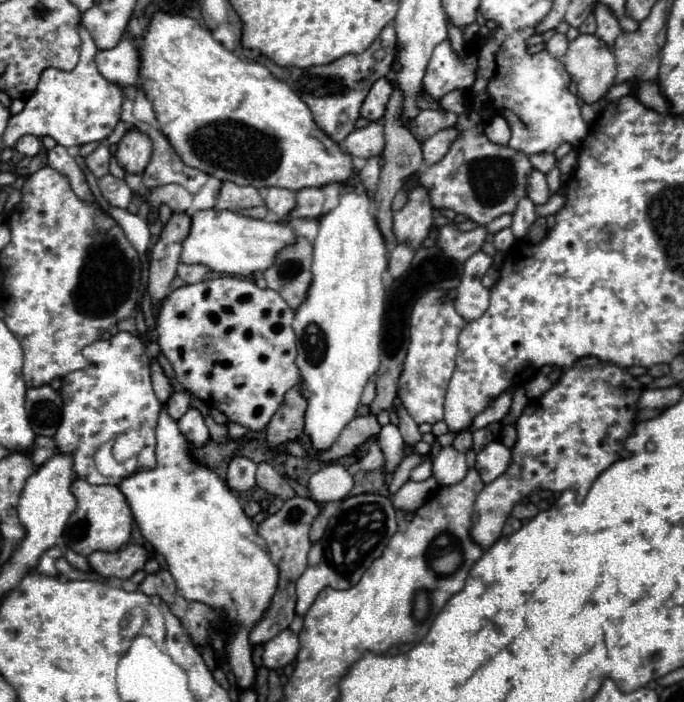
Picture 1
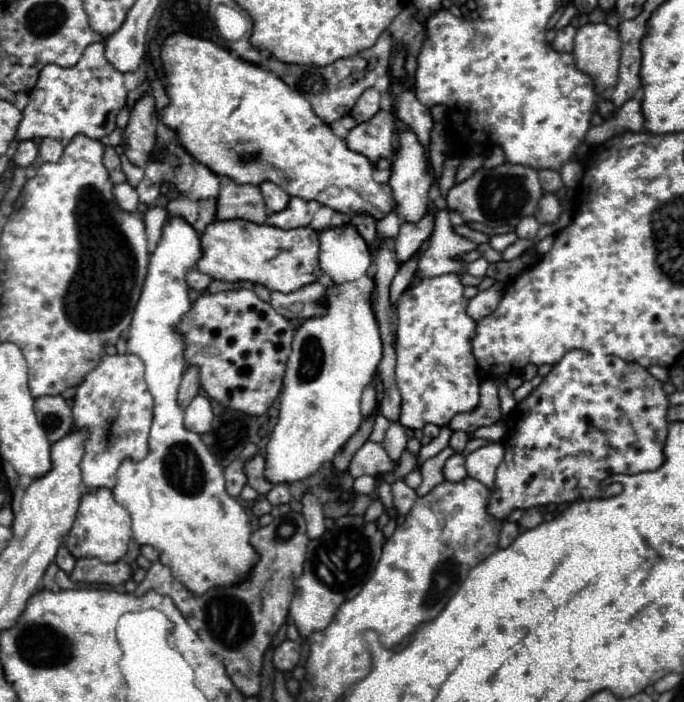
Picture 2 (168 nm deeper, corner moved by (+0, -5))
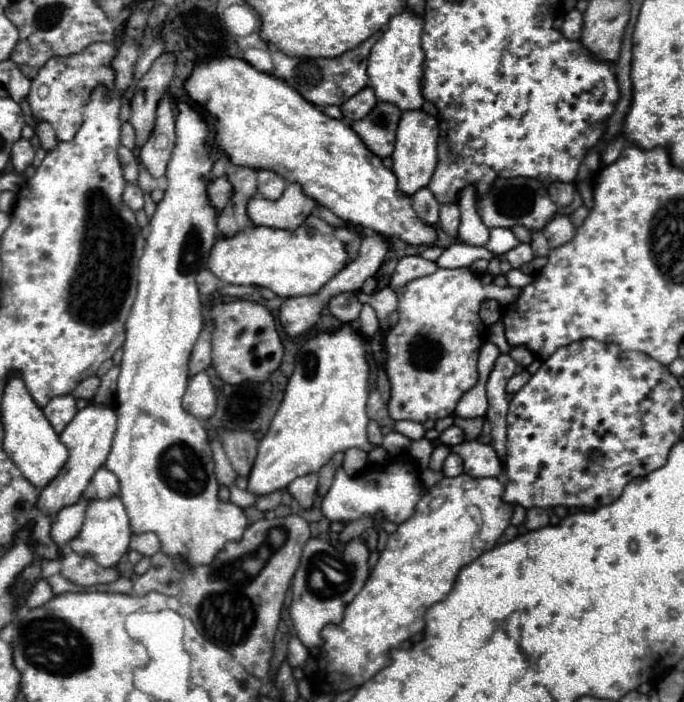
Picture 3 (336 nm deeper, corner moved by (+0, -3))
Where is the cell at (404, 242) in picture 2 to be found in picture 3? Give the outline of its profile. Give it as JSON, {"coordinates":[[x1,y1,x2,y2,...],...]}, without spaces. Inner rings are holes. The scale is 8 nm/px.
{"coordinates":[[421,188,413,194,413,208,419,218,423,218,427,224,437,224,439,220,439,202,431,194,429,188]]}

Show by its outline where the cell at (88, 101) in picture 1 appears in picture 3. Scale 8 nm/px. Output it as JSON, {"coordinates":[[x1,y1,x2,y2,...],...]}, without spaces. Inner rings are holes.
{"coordinates":[[95,42,87,46,79,54,71,56,55,56,45,62,45,66,39,70,39,74,31,80,31,92,29,92,29,106,33,110,33,116,37,122,45,120,51,122,55,128,57,140,67,142,73,140,75,132,79,130,83,118,81,110,89,102,89,96,97,84,113,86,115,74,111,70,111,60,115,58,115,46,107,42]]}

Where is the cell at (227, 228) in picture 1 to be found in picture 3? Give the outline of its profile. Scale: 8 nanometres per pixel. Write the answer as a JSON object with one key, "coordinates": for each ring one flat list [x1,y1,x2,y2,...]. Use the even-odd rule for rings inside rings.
{"coordinates":[[307,216,307,226,277,230,253,226,233,238,219,238,207,260,207,268,225,284,253,284,271,288,281,298,317,294,347,264,347,250,335,238,335,228,317,216]]}

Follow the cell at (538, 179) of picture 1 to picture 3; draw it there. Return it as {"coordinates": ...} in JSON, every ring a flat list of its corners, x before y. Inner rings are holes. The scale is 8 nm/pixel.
{"coordinates":[[557,214,547,224,547,228,543,228,543,234,547,236,551,248,559,248,559,246,563,246,563,244,567,244,567,242,573,240,575,226,571,224,571,220,565,214]]}

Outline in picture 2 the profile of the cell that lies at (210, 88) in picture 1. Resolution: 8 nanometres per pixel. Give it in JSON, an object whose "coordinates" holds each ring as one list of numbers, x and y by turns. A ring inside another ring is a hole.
{"coordinates":[[175,32,165,38,161,62,165,70,165,92,169,96,169,104,159,114,161,122,177,134,181,146,199,164,207,166,217,176,229,176,233,182,253,186,275,182,289,196,317,200,337,212,367,212,377,220,393,210,391,188,389,184,377,184,373,180,371,162,351,152,345,140,337,138,333,130,315,116,311,104,273,72,231,56,229,50,211,40,185,32]]}

